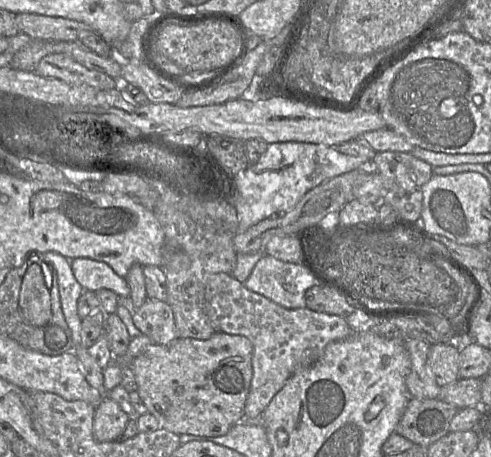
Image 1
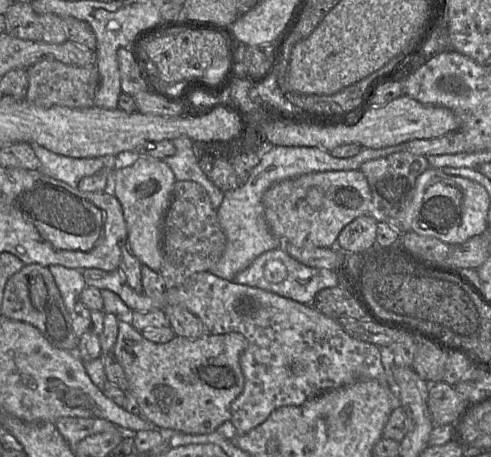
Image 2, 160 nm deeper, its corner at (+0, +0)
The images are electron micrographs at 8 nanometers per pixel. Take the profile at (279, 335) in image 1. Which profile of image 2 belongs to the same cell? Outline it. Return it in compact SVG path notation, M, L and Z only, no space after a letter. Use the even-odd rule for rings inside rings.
M97 268L77 269L81 271L86 286L108 289L117 294L132 310L148 312L164 310L168 305L180 305L197 316L210 334L241 333L248 345L240 356L240 367L244 376L244 388L231 404L230 422L236 435L244 435L262 424L269 415L282 406L301 406L307 401L330 390L352 385L361 380L377 380L391 384L391 363L386 363L383 349L349 336L337 319L326 316L311 304L301 304L264 289L225 280L210 272L197 272L178 287L166 289L160 296L148 296L133 290L119 269L105 271Z

